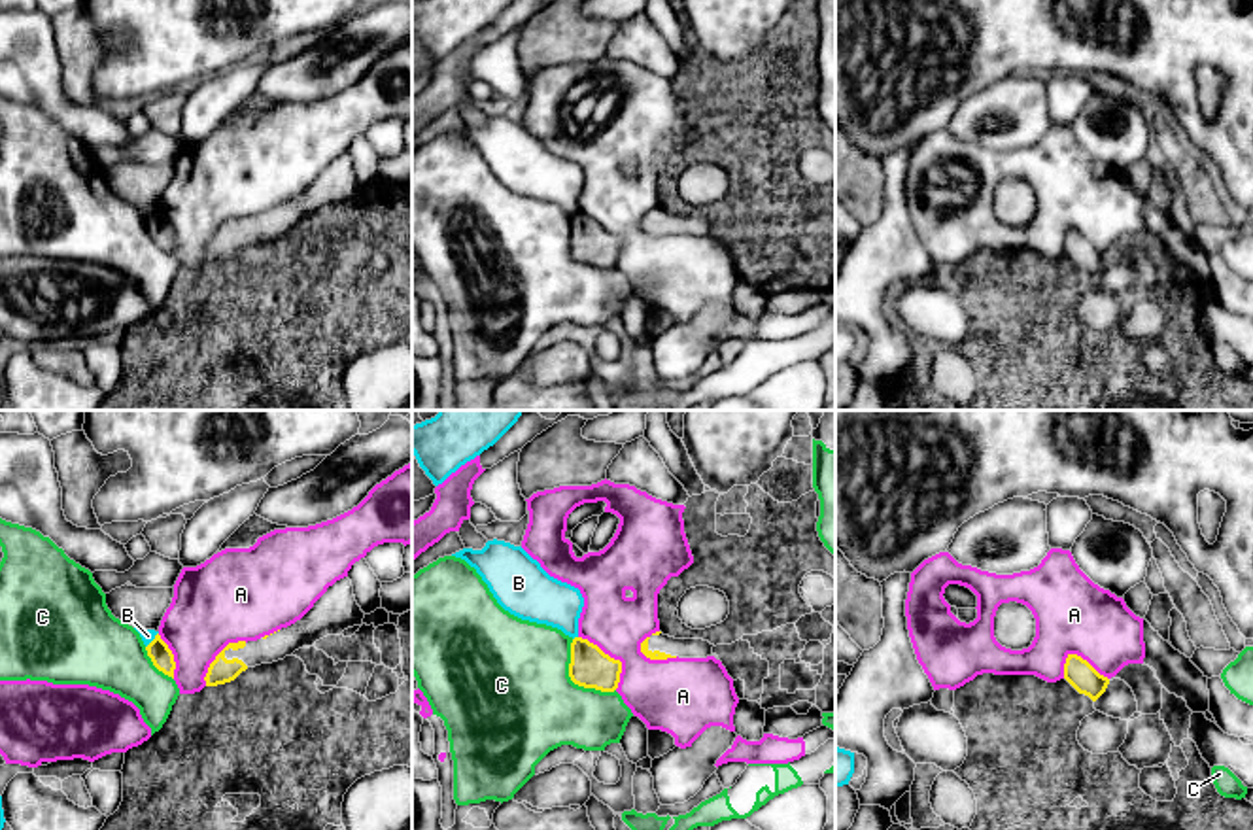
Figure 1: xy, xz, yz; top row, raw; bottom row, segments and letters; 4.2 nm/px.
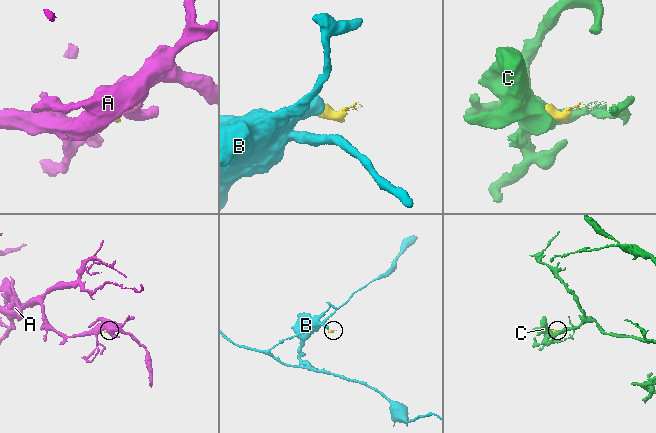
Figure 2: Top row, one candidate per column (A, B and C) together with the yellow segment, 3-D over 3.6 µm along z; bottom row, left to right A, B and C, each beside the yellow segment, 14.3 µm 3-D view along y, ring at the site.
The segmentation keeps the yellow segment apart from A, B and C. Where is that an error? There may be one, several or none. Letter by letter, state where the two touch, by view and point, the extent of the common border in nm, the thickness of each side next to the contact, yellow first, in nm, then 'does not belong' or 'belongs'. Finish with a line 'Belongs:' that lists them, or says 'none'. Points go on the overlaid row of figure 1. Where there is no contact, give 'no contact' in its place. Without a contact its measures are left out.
A: xz (613, 658) | 280 nm | 170/280 nm | does not belong
B: xy (154, 639) | 90 nm | 90/60 nm | does not belong
C: xz (573, 681) | 300 nm | 170/480 nm | does not belong
Belongs: none

